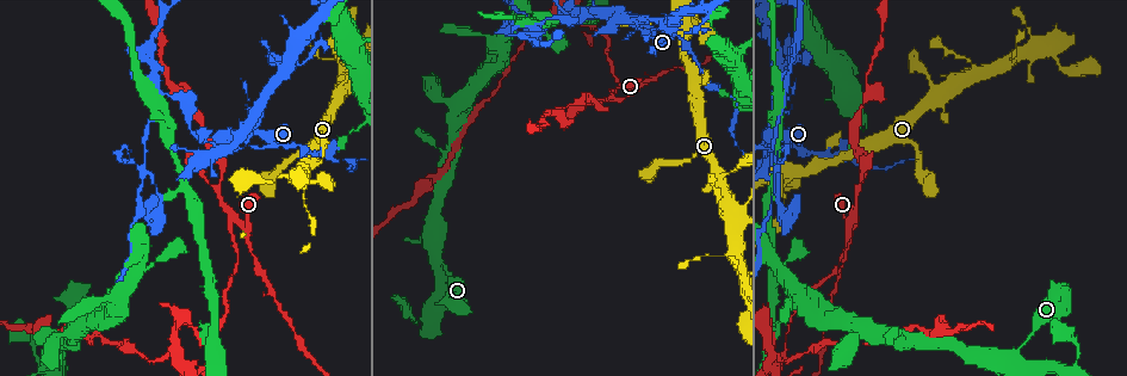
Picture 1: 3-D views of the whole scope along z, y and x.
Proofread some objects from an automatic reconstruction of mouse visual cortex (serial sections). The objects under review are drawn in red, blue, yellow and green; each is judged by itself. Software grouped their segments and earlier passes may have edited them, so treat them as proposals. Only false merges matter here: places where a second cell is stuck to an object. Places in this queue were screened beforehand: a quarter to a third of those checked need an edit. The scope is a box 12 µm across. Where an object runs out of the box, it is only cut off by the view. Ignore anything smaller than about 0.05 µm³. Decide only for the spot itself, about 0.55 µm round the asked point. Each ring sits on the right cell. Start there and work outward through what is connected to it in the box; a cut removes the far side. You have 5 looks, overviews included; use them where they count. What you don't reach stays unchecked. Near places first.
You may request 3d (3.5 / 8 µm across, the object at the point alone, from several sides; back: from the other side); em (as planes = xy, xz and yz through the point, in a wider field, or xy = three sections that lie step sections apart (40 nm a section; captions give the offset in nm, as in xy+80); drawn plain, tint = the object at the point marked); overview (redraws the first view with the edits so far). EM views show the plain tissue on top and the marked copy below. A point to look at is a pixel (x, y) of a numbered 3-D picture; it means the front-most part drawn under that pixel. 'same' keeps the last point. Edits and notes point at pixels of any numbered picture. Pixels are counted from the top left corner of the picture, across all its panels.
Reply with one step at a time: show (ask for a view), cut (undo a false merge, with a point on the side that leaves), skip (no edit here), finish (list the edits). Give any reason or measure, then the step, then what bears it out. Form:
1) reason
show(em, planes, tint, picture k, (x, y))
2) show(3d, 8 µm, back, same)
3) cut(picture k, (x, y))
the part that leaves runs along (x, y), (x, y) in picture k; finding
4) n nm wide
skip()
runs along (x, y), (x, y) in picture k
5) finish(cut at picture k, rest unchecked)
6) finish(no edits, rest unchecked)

thin neck
show(3d, 3.5 µm, picture 1, (339, 94))

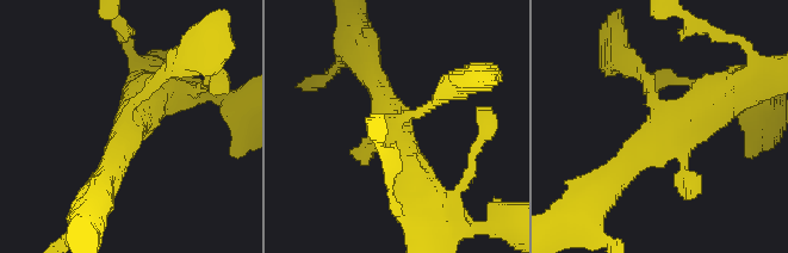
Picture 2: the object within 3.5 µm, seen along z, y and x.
show(em, planes, tint, picture 2, (398, 132))

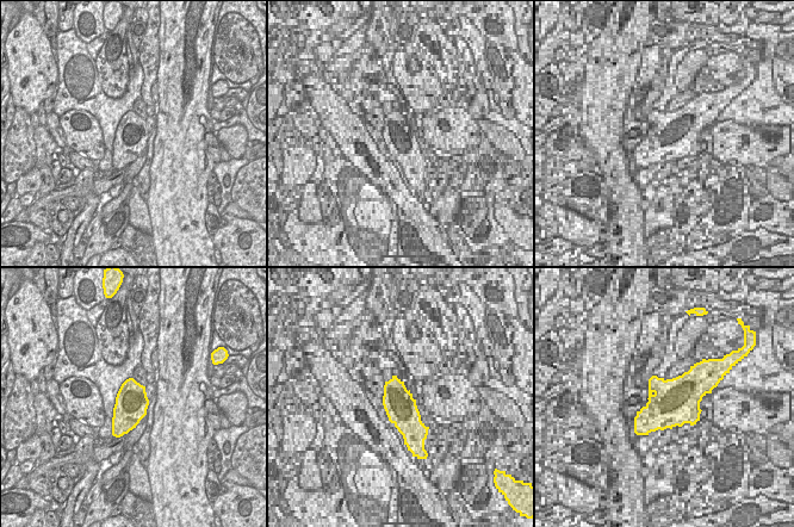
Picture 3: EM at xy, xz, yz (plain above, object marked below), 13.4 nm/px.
show(em, xy, step 5, tint, same)

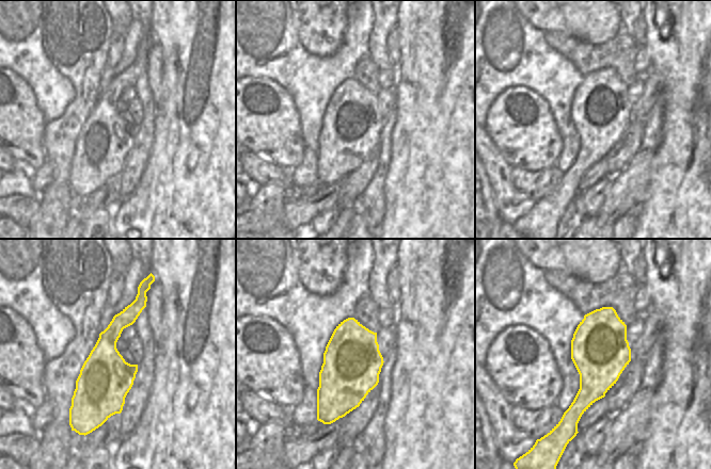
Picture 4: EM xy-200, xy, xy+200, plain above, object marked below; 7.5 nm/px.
skip()
runs along (614, 178), (700, 100), (730, 90) in picture 2; one cell here

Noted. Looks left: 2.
calibre changes
show(3d, 8 µm, picture 1, (209, 142))

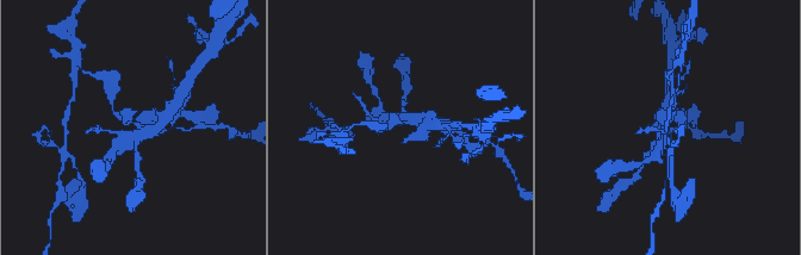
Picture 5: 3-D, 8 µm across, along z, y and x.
need the tissue
show(em, xy, step 2, tint, picture 5, (133, 123))

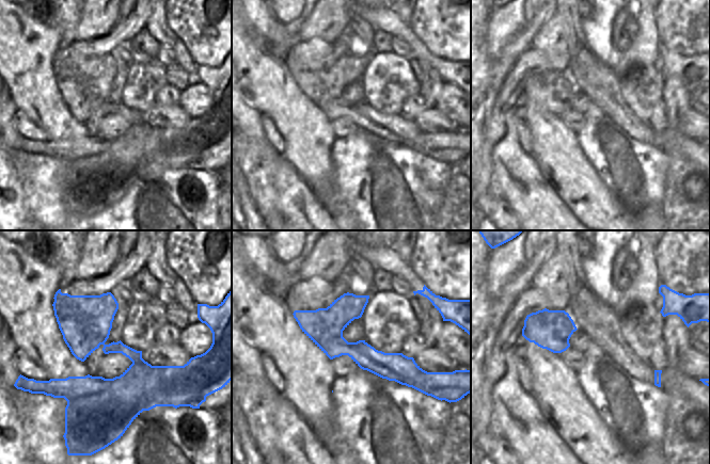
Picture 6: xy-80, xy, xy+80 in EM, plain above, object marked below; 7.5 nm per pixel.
skip()
runs along (296, 314), (337, 346), (417, 374) in picture 6; all the same cell

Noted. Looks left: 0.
finish(no edits, rest unchecked)

